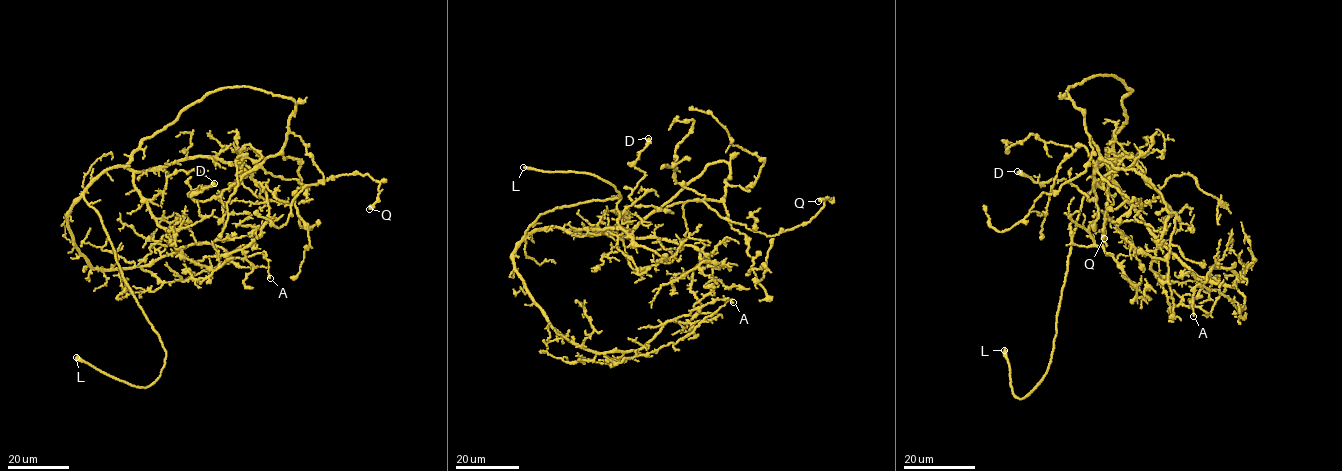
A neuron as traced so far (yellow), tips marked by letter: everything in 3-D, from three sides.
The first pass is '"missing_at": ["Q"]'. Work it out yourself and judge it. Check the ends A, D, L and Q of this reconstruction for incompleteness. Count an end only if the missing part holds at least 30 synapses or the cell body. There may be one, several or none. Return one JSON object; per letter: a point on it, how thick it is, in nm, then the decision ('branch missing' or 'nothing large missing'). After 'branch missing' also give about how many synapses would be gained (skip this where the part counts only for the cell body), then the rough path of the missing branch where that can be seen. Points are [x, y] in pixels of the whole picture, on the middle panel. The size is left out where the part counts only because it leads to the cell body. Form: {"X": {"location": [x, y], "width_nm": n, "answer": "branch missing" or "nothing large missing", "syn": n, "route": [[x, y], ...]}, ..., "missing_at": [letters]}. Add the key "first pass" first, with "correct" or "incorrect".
{"first pass": "incorrect", "A": {"location": [733, 302], "width_nm": 200, "answer": "nothing large missing"}, "D": {"location": [648, 138], "width_nm": 600, "answer": "nothing large missing"}, "L": {"location": [523, 167], "width_nm": 360, "answer": "branch missing", "route": [[523, 167], [513, 167], [502, 172]]}, "Q": {"location": [818, 201], "width_nm": 550, "answer": "nothing large missing"}, "missing_at": ["L"]}

